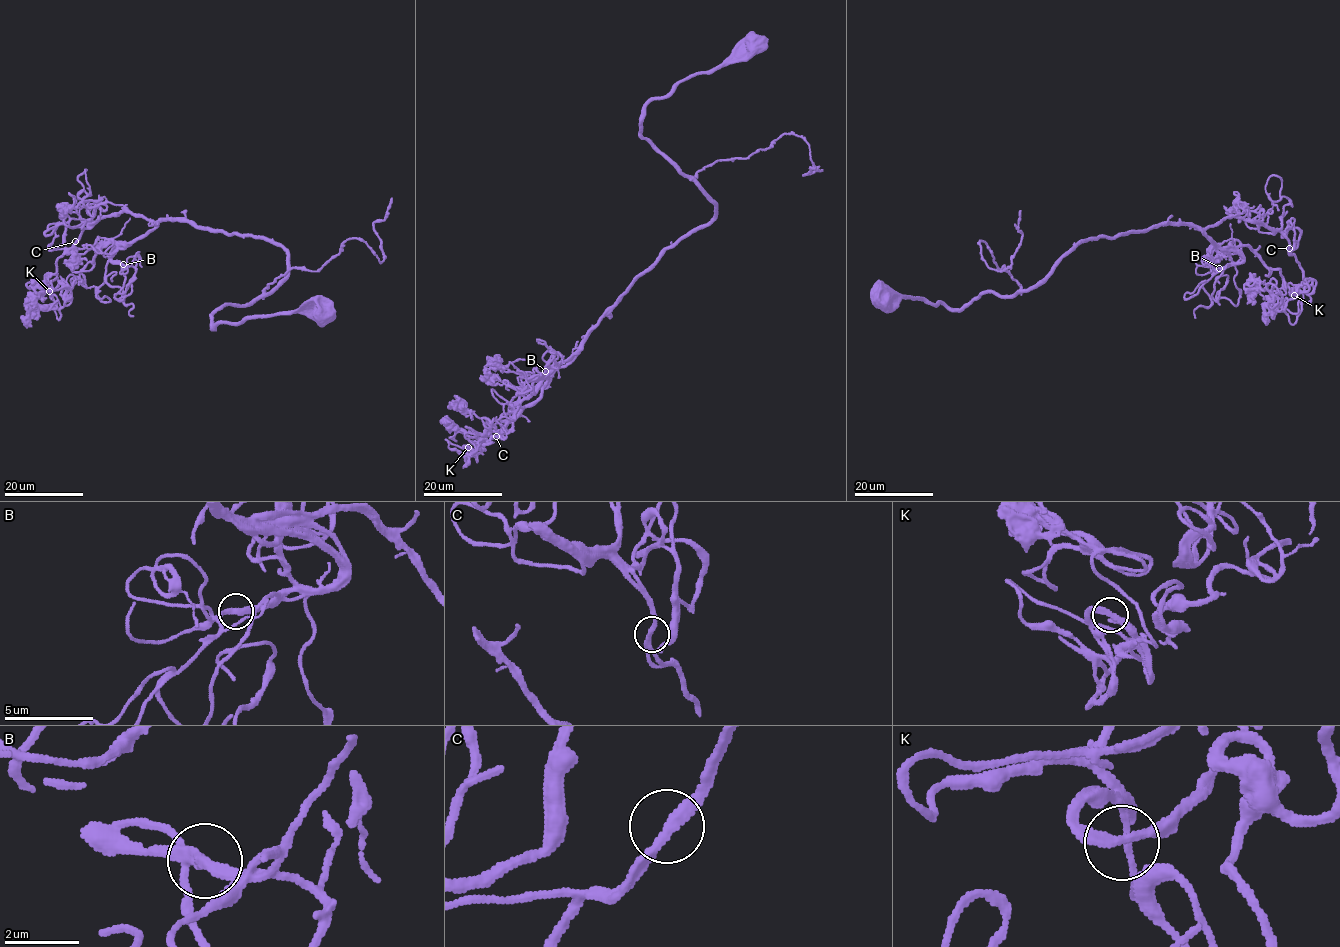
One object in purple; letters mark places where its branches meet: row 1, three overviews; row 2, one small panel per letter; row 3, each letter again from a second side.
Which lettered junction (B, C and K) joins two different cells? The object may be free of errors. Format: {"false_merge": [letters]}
{"false_merge": []}

